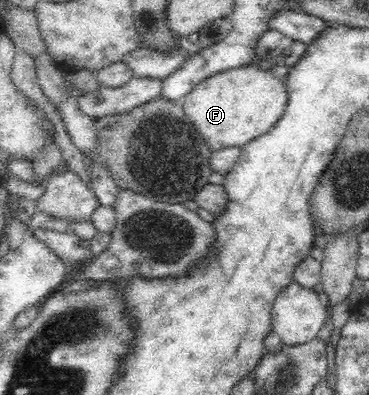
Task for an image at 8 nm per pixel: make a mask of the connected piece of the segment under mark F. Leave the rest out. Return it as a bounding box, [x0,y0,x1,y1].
[180,64,287,152]

